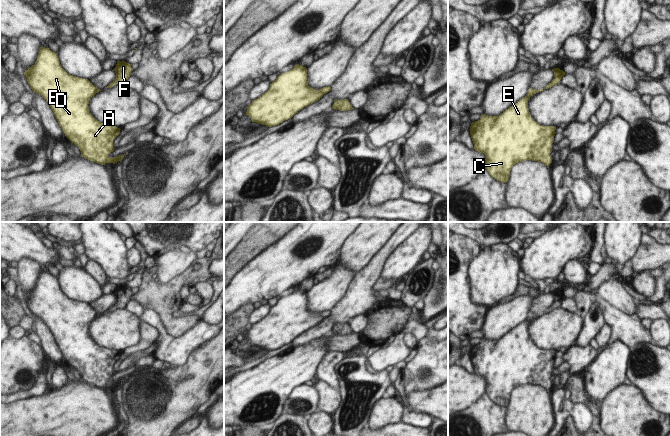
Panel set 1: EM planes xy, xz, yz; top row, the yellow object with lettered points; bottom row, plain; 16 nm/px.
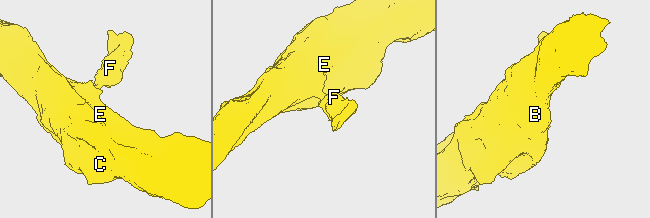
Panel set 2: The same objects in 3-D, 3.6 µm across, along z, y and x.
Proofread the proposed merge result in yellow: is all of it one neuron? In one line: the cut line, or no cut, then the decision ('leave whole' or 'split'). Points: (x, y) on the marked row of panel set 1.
no cut; leave whole

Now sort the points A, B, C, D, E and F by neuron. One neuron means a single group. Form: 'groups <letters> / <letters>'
groups A B C D E F

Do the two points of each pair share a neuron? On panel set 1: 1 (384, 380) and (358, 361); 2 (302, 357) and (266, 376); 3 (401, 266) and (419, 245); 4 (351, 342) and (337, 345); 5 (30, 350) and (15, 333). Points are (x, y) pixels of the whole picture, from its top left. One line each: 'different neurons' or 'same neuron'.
1: same neuron
2: same neuron
3: same neuron
4: same neuron
5: different neurons

